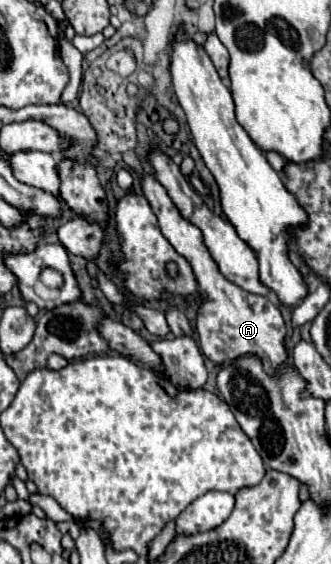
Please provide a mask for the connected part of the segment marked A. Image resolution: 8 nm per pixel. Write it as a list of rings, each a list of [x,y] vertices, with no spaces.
[[[142,175],[142,191],[152,207],[152,211],[158,217],[162,235],[170,241],[170,245],[188,259],[188,263],[192,265],[200,291],[204,295],[204,301],[198,309],[198,319],[196,319],[196,327],[198,327],[198,341],[200,347],[204,351],[204,355],[214,361],[214,363],[224,363],[224,361],[232,361],[238,355],[244,353],[254,353],[262,359],[266,371],[274,373],[282,363],[286,363],[288,355],[284,349],[284,335],[286,335],[286,327],[284,327],[284,319],[280,315],[278,305],[262,295],[254,295],[248,293],[244,289],[240,289],[236,283],[228,281],[216,261],[212,259],[210,251],[204,245],[202,239],[202,231],[192,225],[186,217],[180,215],[178,207],[174,205],[174,201],[168,197],[166,189],[160,185],[160,181],[154,175]]]

